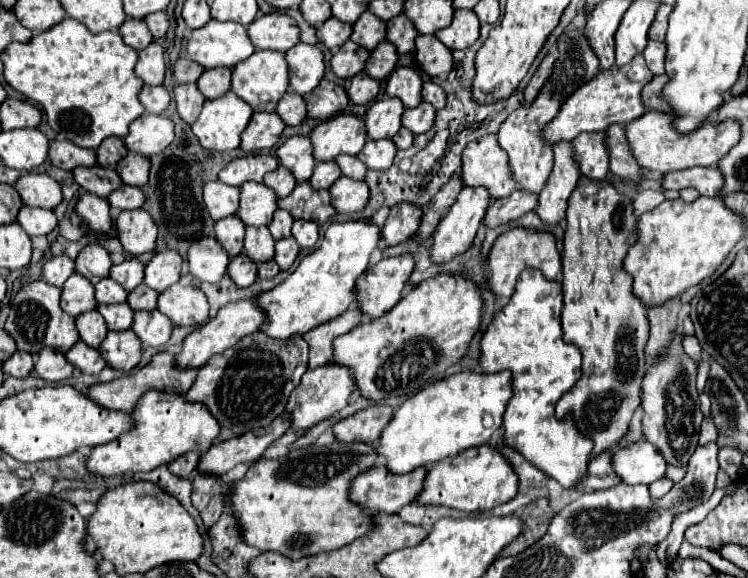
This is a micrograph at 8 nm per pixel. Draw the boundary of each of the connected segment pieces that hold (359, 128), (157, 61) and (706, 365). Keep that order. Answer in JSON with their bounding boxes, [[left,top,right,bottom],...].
[[309,115,365,161],[135,43,165,85],[696,360,710,393]]

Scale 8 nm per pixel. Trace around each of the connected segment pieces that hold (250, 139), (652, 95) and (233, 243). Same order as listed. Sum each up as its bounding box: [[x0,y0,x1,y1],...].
[[239,113,285,153],[643,75,671,111],[215,215,245,259]]

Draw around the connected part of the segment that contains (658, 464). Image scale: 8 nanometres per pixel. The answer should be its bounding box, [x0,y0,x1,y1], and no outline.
[613,441,667,485]

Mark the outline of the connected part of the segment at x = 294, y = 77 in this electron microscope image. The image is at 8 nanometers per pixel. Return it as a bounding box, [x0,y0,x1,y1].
[285,43,323,95]

